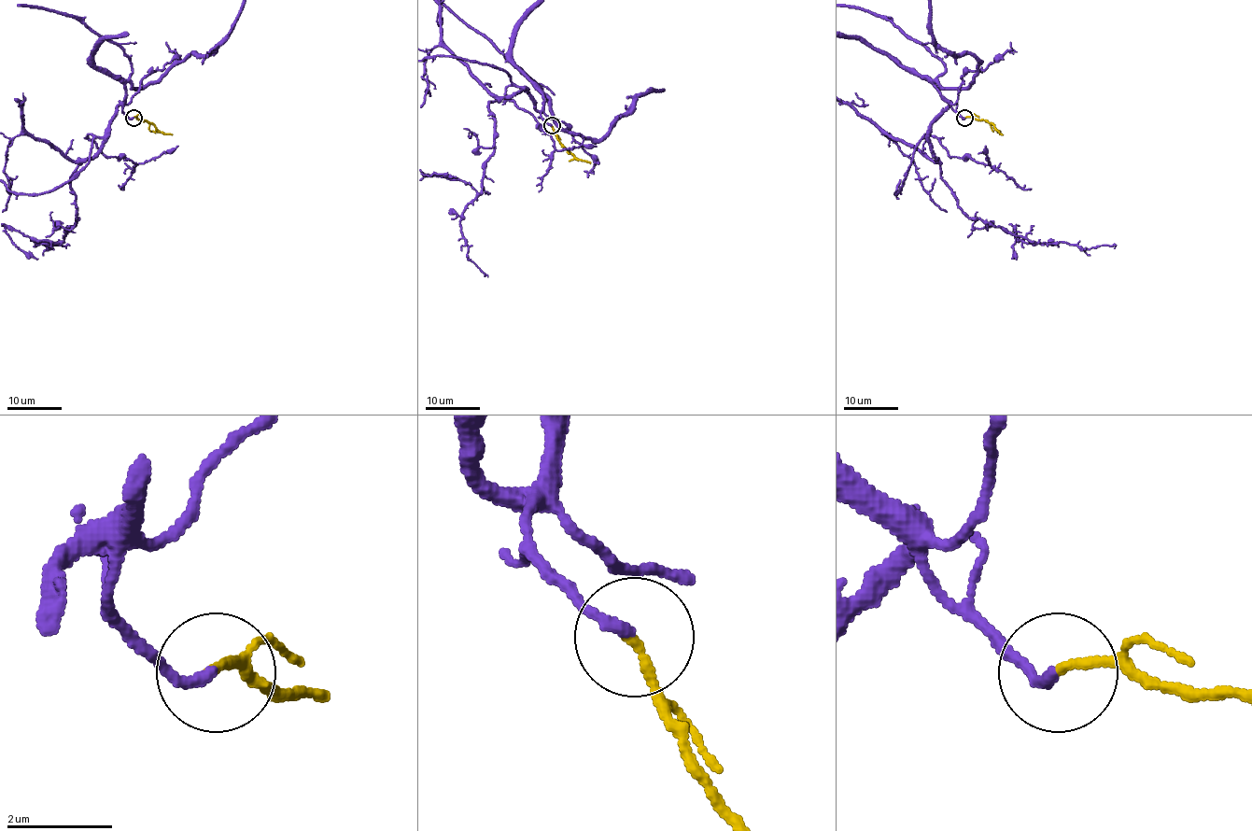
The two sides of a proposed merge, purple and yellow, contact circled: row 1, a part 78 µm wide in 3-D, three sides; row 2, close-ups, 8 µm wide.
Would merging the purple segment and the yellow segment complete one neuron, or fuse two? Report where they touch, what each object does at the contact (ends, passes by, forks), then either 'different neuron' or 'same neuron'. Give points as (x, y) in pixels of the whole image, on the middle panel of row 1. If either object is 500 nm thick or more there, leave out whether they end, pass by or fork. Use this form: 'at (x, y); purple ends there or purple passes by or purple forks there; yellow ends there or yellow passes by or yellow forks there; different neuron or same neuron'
at (552, 125); purple ends there; yellow ends there; same neuron

